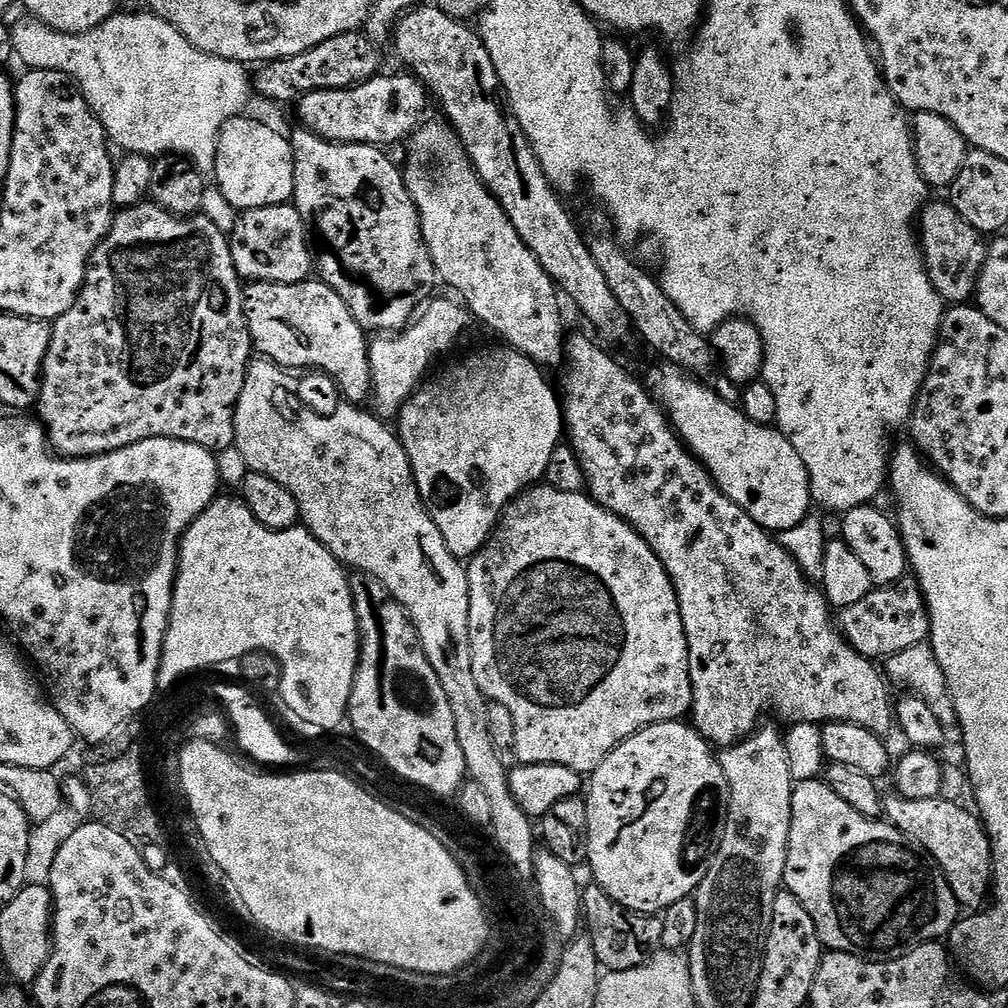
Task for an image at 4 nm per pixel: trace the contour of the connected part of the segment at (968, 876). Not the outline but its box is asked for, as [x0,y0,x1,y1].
[884,794,994,909]

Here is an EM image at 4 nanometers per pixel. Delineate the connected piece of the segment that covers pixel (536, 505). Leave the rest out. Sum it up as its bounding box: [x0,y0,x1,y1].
[466,483,692,774]

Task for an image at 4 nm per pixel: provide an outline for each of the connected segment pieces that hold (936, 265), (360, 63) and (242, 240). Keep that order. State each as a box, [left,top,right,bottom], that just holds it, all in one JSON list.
[[918,203,988,306],[254,30,381,105],[230,203,314,284]]

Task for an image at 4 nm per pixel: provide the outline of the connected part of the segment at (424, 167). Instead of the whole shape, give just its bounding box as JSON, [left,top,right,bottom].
[403,122,566,370]

